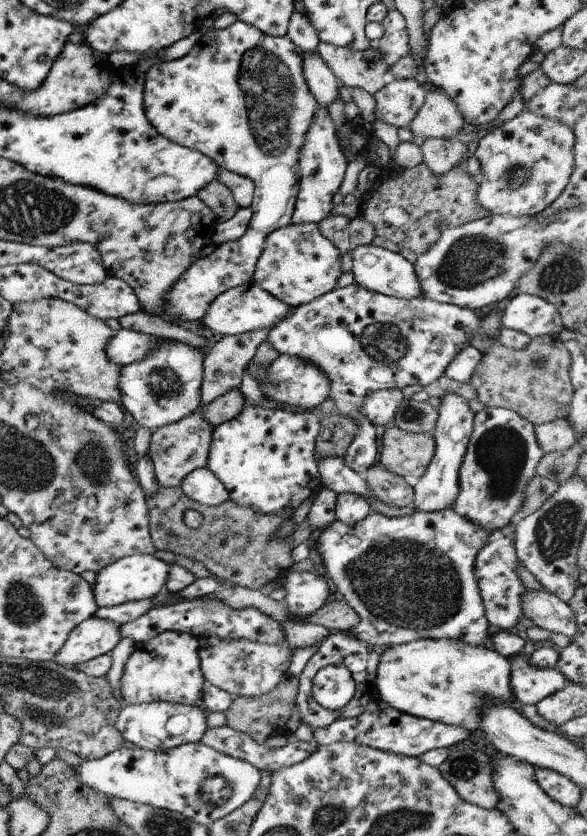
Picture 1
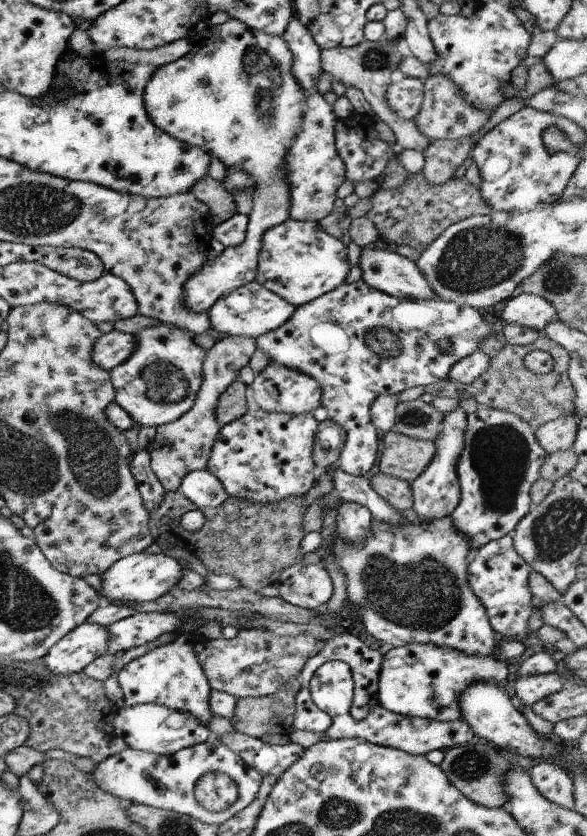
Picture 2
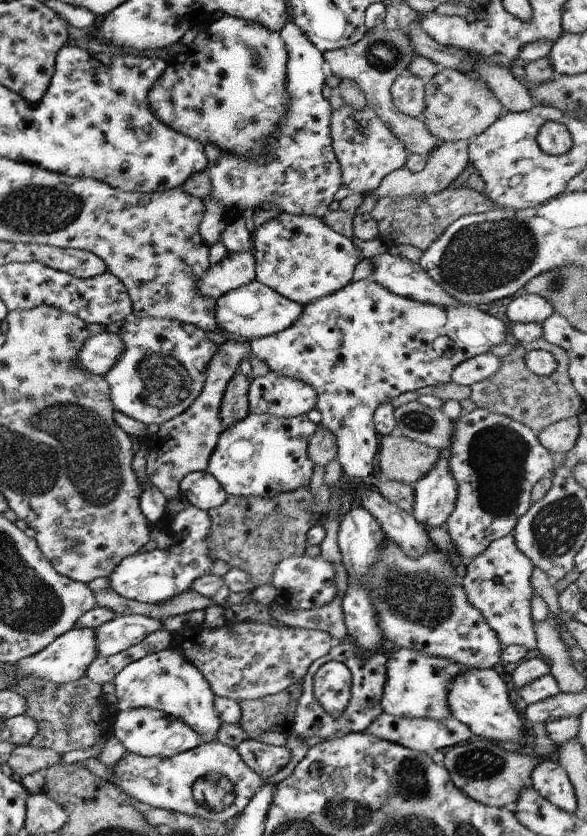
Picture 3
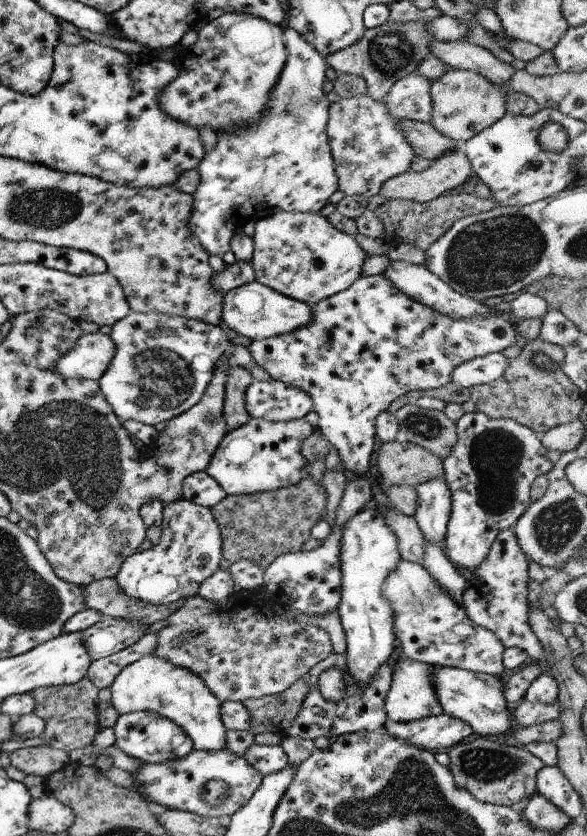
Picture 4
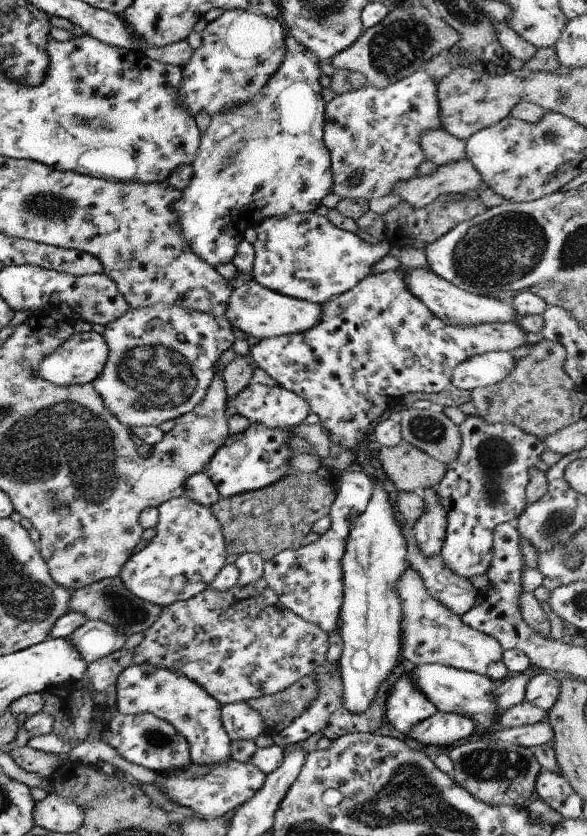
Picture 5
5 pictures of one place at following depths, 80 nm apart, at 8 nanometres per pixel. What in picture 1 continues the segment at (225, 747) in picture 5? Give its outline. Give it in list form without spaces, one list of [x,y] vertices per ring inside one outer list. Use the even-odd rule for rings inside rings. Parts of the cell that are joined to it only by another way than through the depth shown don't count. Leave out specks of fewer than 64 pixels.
[[[160,632],[135,645],[123,666],[120,696],[127,705],[165,701],[202,706],[201,687],[205,682],[199,668],[197,638],[189,633]]]

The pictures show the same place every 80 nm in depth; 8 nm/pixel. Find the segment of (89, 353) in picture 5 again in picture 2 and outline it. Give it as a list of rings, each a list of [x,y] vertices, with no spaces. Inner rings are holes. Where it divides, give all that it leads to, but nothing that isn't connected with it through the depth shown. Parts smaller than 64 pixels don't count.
[[[112,329],[108,333],[103,333],[95,341],[91,351],[92,361],[99,365],[99,368],[111,370],[128,356],[131,356],[135,348],[136,340],[131,333],[123,333]]]

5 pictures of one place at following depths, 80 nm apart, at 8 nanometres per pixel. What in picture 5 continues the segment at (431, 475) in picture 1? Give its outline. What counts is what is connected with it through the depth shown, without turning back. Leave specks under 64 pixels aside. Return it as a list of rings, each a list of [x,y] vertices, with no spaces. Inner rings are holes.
[[[437,485],[419,492],[424,502],[422,513],[414,520],[412,527],[417,548],[425,555],[440,552],[446,527],[446,510],[436,495]]]

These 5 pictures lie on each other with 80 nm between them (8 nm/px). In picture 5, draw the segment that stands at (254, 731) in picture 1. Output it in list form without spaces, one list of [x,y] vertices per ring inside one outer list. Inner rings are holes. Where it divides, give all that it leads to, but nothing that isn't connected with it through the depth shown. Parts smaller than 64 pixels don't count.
[[[314,674],[305,675],[275,694],[245,701],[259,714],[265,732],[272,736],[282,731],[309,706],[318,695],[317,684]]]

